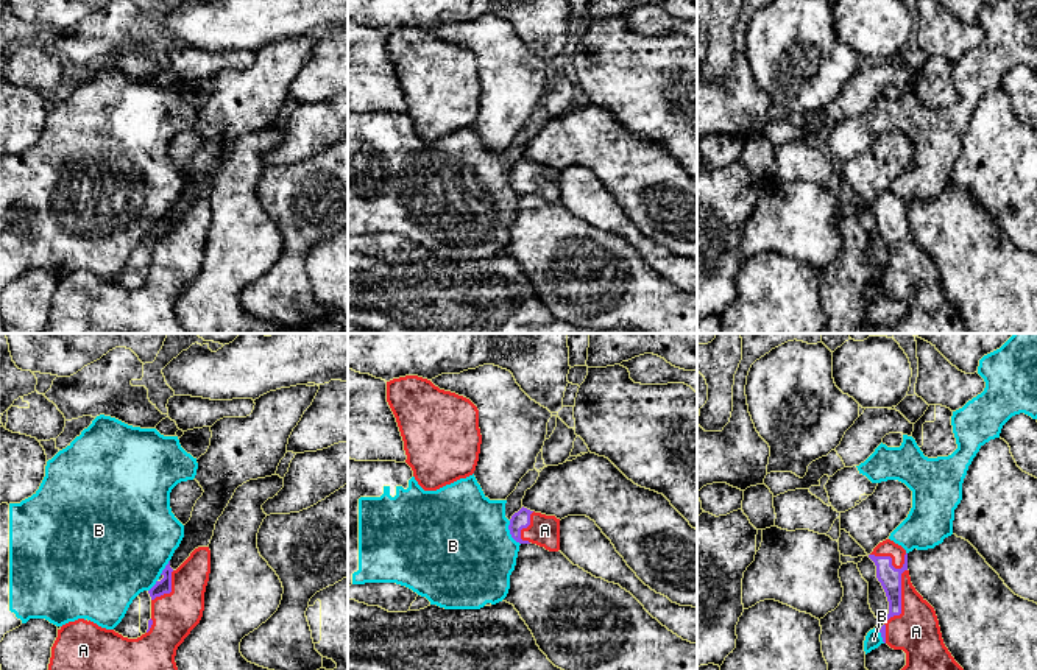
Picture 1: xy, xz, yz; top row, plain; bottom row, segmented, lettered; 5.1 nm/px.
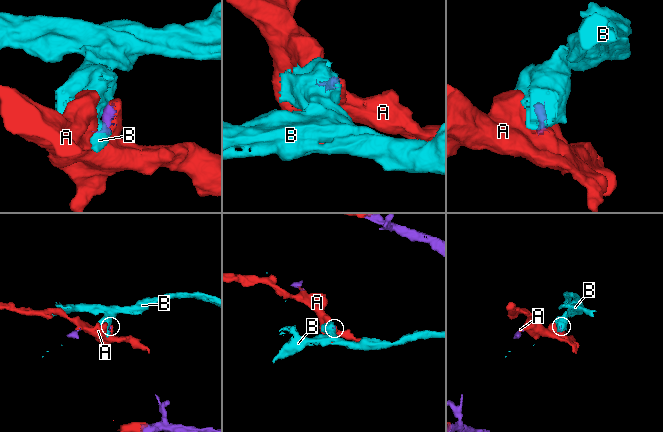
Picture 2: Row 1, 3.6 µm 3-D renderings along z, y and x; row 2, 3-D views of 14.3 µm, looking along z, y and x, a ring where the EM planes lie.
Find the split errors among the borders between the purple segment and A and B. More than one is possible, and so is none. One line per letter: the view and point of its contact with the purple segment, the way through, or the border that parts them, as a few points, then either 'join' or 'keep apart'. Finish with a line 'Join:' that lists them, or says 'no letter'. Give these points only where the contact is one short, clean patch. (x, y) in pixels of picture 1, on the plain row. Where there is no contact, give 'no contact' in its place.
A: meets purple in yz at (900, 248); join
B: meets purple in xz at (510, 184); keep apart
Join: A

